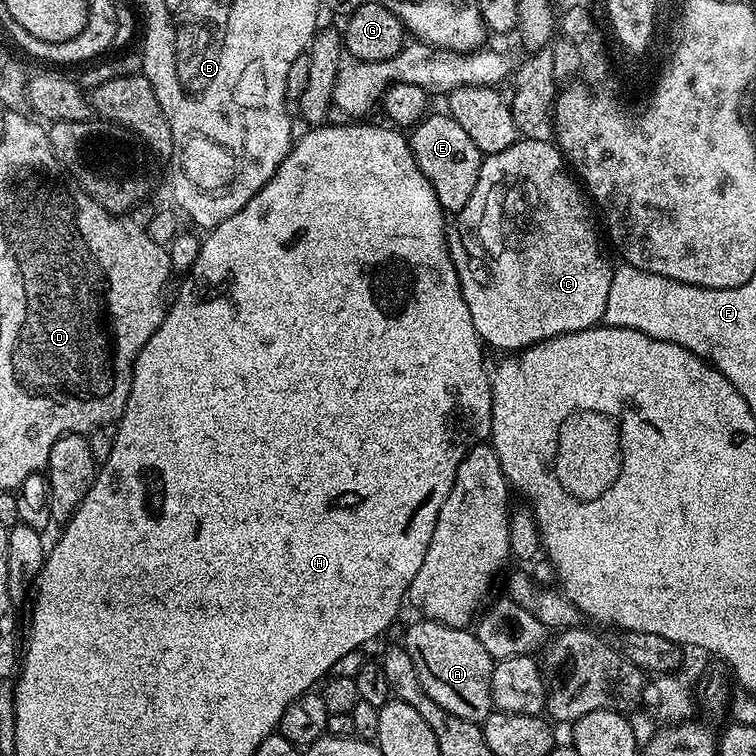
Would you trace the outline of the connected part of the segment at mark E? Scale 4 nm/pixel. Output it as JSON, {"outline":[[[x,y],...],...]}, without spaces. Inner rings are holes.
{"outline":[[[443,111],[435,112],[425,116],[411,129],[410,143],[414,158],[418,162],[418,170],[422,170],[430,186],[434,186],[438,202],[445,213],[455,214],[464,209],[466,202],[470,202],[470,194],[474,194],[474,186],[478,186],[482,153],[452,116]]]}

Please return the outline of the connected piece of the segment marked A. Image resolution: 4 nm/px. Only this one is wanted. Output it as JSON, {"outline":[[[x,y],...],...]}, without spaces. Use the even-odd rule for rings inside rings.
{"outline":[[[419,618],[404,628],[402,647],[414,662],[414,674],[422,682],[422,690],[452,716],[480,724],[493,712],[492,656],[478,642],[475,631],[440,624],[437,620]]]}

